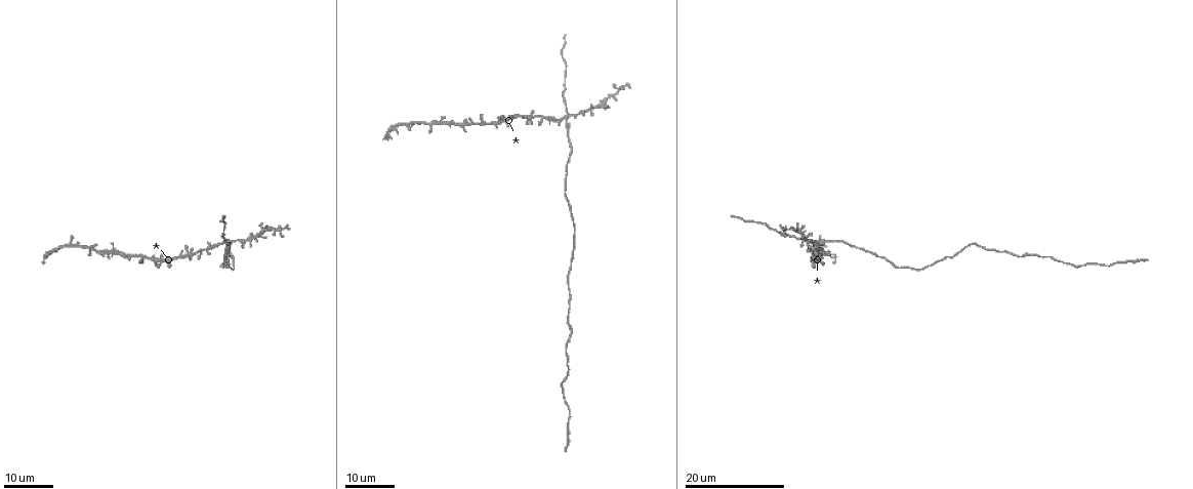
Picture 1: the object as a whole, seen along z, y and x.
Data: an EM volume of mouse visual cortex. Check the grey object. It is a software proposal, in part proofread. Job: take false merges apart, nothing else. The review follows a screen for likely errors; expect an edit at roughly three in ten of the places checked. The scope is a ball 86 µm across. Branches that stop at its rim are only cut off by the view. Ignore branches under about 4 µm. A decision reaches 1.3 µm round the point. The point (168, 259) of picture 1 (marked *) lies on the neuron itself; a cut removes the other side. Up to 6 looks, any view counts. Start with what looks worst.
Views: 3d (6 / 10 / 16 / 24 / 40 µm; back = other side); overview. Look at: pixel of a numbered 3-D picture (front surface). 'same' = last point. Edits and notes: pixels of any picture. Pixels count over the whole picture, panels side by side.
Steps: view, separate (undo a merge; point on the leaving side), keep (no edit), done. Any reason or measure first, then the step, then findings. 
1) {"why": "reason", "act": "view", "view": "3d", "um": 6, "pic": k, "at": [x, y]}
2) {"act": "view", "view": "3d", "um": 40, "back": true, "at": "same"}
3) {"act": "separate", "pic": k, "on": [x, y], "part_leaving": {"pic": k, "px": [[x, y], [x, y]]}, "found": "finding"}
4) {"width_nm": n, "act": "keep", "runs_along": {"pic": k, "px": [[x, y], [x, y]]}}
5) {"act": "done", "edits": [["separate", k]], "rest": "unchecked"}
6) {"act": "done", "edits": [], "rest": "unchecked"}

{"why": "three arms meet", "act": "view", "view": "3d", "um": 24, "pic": 1, "at": [566, 121]}

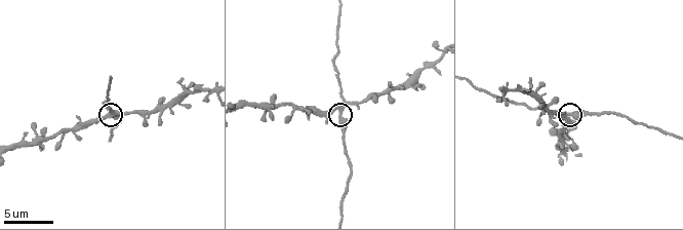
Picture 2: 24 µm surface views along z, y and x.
{"why": "closer look", "act": "view", "view": "3d", "um": 6, "pic": 2, "at": [339, 111]}

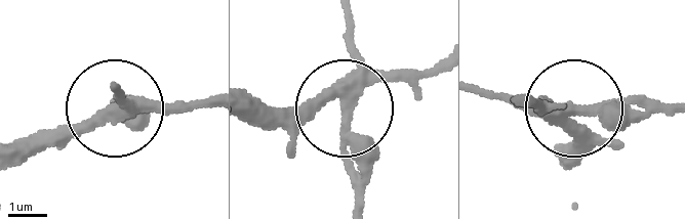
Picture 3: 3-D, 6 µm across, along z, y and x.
{"arms": 3, "act": "separate", "pic": 3, "on": [352, 147], "part_leaving": {"pic": 3, "px": [[355, 90], [345, 135], [355, 204]]}, "found": "a second neuron is stuck on"}

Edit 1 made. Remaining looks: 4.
{"act": "view", "view": "overview"}

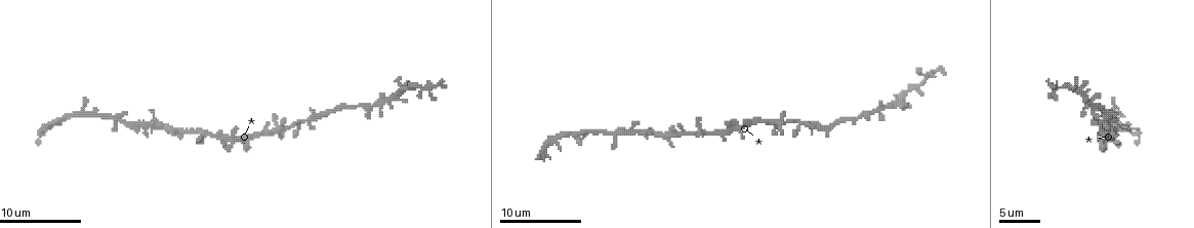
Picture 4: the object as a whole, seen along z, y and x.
{"why": "a narrow waist", "act": "view", "view": "3d", "um": 16, "pic": 4, "at": [925, 81]}

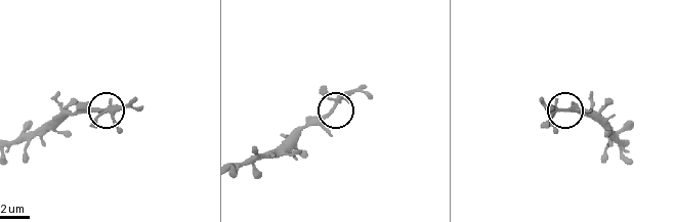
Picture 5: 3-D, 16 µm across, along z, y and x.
{"arms": 4, "act": "keep", "found": "continuous, no second neuron"}

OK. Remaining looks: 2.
{"why": "thick turns thin", "act": "view", "view": "3d", "um": 10, "pic": 2, "at": [561, 142]}

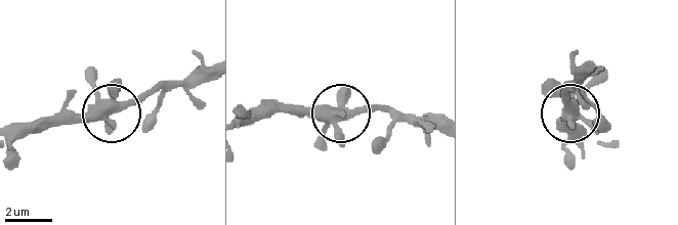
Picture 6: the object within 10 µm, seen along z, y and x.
{"arms": 5, "act": "keep", "found": "continuous, no second neuron"}

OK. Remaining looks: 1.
{"act": "done", "edits": [["separate", 3]], "rest": "unchecked"}

